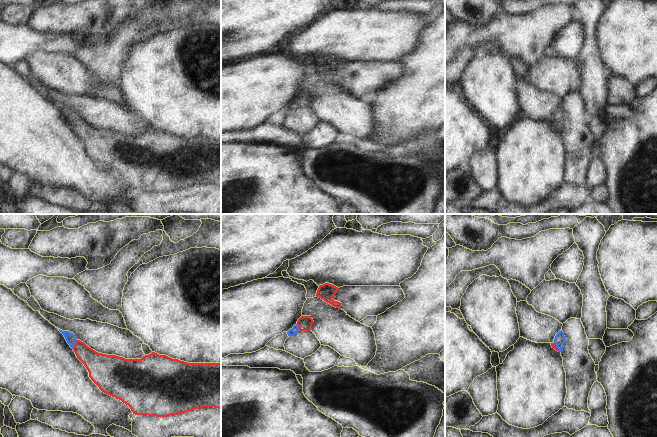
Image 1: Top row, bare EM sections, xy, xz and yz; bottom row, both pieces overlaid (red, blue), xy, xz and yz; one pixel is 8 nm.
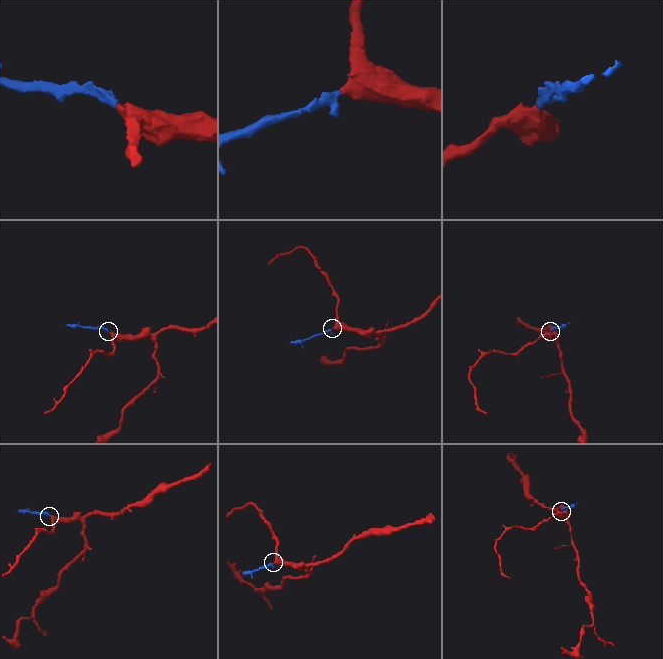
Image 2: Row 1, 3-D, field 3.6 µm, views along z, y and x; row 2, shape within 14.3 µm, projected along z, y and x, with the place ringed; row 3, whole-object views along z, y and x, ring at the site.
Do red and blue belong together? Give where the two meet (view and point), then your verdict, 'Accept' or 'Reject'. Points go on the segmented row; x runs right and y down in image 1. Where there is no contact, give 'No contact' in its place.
Touches red at xy (75, 344). Accept.

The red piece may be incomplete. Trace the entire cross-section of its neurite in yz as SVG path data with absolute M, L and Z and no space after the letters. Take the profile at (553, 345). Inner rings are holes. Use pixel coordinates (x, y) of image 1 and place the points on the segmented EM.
M561 330L559 331L554 339L554 342L551 343L552 348L554 348L558 352L562 352L565 344L565 336L564 332Z

